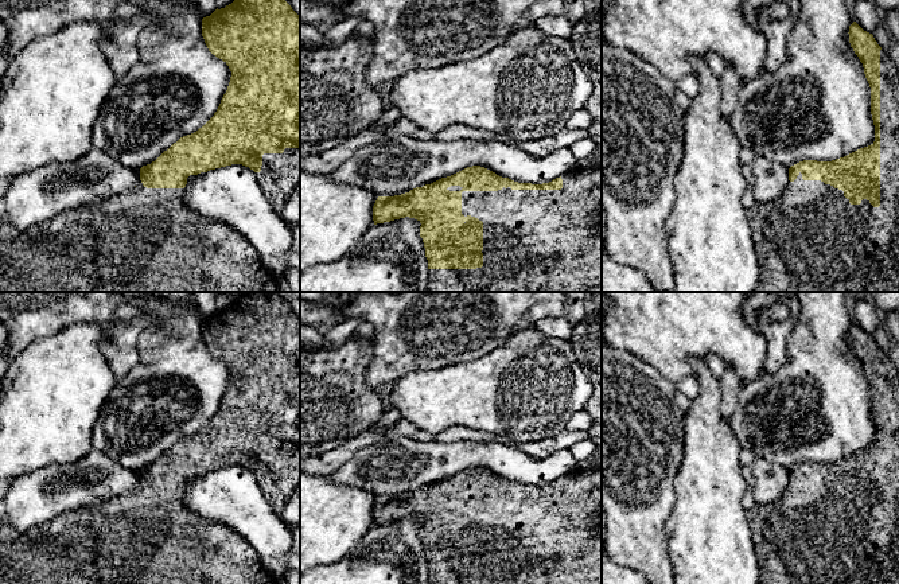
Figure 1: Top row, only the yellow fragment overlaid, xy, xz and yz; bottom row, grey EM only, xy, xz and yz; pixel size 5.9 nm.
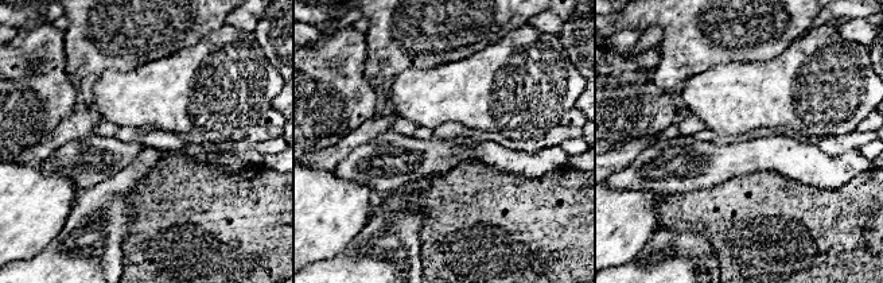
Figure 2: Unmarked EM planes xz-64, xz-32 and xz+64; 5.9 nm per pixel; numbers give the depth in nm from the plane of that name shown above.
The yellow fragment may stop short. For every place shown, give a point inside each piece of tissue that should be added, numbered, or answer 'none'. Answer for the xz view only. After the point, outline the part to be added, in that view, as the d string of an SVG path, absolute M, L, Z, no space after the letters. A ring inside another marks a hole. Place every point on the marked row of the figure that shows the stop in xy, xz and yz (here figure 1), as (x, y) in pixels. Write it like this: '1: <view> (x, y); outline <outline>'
1: xz (533, 240); outline M575 168L563 176L561 190L511 190L510 187L498 191L463 191L462 214L471 215L483 222L483 266L476 269L428 269L427 292L580 292L581 289L602 285L602 222L594 233L596 215L602 210L602 168Z

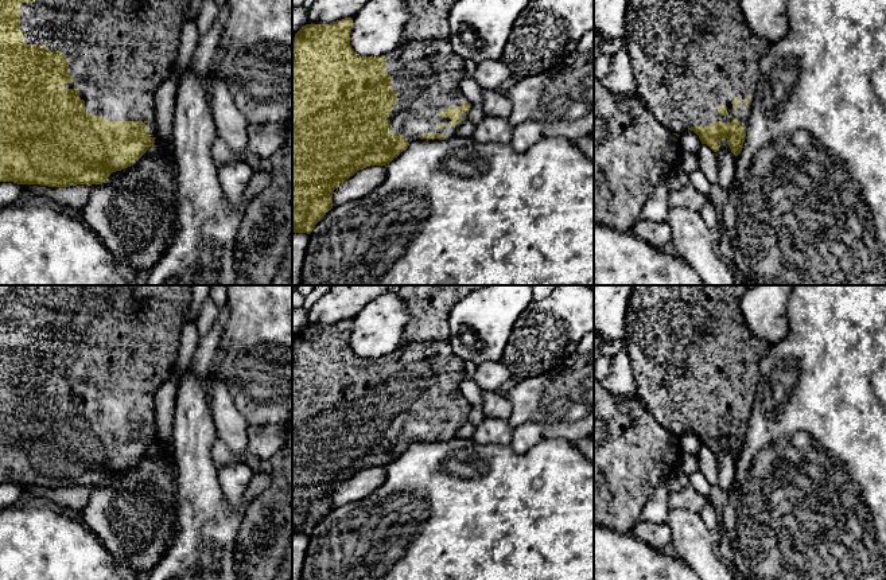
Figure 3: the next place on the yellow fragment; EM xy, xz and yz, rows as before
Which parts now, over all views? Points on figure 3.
1: xy (120, 51); outline M36 0L20 4L20 31L30 46L46 46L48 51L62 51L69 59L73 83L65 89L78 89L85 110L104 116L108 121L143 121L156 137L156 90L171 75L176 61L184 15L191 0Z

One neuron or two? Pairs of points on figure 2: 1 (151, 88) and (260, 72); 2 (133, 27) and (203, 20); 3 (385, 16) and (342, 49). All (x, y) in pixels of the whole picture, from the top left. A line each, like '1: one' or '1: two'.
1: one
2: one
3: two

